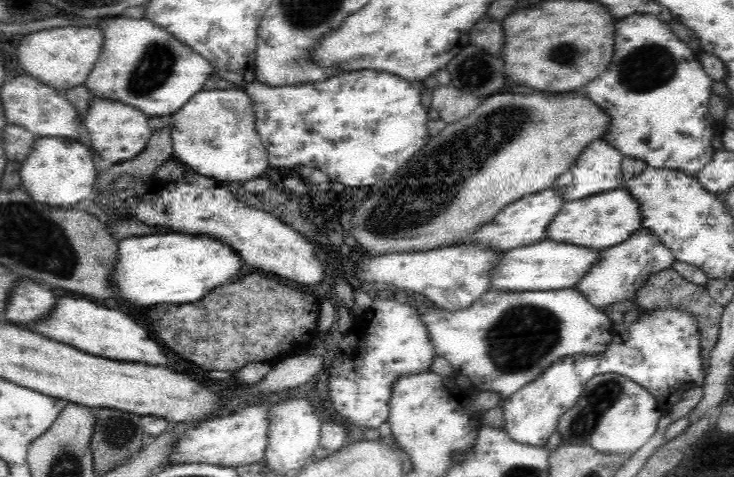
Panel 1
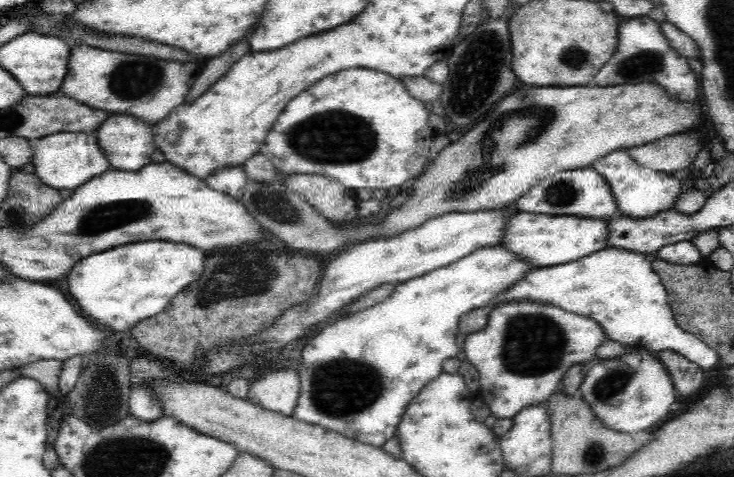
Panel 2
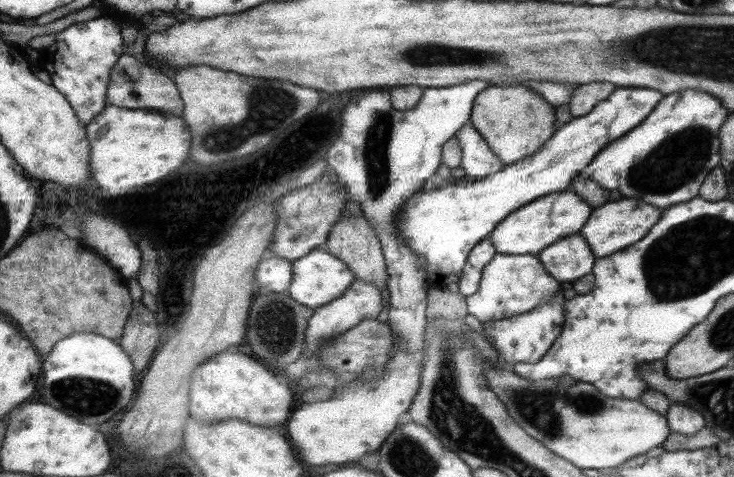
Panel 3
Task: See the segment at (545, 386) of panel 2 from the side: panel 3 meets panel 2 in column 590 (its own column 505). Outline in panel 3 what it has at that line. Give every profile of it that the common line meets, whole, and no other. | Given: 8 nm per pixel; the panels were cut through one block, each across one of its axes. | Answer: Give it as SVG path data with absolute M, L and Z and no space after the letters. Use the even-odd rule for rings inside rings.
M560 290L551 302L547 302L543 306L537 306L535 310L527 312L527 314L493 320L493 322L484 322L484 330L494 340L492 346L495 345L494 348L500 351L501 363L509 367L519 362L536 364L542 359L551 350L552 344L555 343L562 332L564 324L563 302L565 300L562 290Z

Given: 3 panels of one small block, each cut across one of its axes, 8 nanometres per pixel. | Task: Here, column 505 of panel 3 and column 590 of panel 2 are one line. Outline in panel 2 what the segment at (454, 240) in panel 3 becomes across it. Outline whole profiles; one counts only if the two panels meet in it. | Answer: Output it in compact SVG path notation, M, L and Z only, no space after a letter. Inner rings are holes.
M590 166L565 170L544 177L515 202L518 212L550 216L577 216L579 219L609 220L618 213L617 204L608 183Z

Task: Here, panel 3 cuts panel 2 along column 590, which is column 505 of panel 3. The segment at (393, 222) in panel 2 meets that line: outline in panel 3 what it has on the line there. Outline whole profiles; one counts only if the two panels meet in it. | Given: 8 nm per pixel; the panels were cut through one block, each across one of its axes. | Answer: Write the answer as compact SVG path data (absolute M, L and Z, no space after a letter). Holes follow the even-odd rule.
M490 86L476 95L469 122L486 138L490 148L508 166L528 158L544 147L555 134L552 128L554 120L556 120L554 108L540 96L530 92L526 86L512 86L512 88Z

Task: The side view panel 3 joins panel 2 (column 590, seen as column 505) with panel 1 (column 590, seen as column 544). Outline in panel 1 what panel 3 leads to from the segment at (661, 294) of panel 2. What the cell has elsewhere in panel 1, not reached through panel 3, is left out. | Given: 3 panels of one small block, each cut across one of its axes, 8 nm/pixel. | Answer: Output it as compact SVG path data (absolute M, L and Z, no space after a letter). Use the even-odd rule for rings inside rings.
M640 227L626 240L613 247L603 249L598 254L598 260L590 266L586 274L577 281L574 290L580 291L593 307L605 314L609 306L614 303L634 302L634 308L628 308L622 314L622 322L629 326L645 309L636 303L637 292L646 286L650 275L670 268L675 261L672 251L656 235Z

